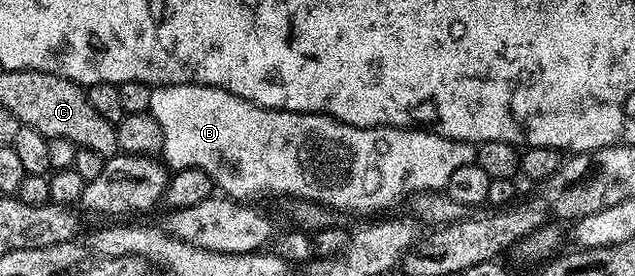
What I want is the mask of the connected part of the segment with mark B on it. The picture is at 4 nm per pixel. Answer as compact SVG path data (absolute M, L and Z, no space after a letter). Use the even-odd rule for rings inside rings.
M161 85L151 90L151 111L161 123L161 131L165 131L165 147L161 154L162 160L172 170L200 169L210 175L212 182L219 185L224 194L232 199L251 199L251 196L264 189L267 193L288 193L288 198L304 201L318 201L332 211L338 209L352 209L355 213L369 213L373 209L383 209L401 197L416 193L429 193L446 190L449 179L461 167L476 164L476 146L469 141L458 141L443 137L439 133L432 133L422 127L380 127L378 129L362 129L356 125L347 125L343 121L318 113L290 113L284 109L266 109L254 105L252 101L241 99L224 89L212 85Z

